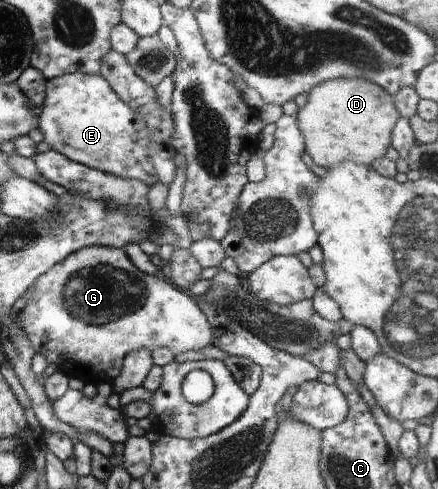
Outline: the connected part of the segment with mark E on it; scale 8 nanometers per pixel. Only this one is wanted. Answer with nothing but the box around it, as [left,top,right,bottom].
[38,73,160,185]

